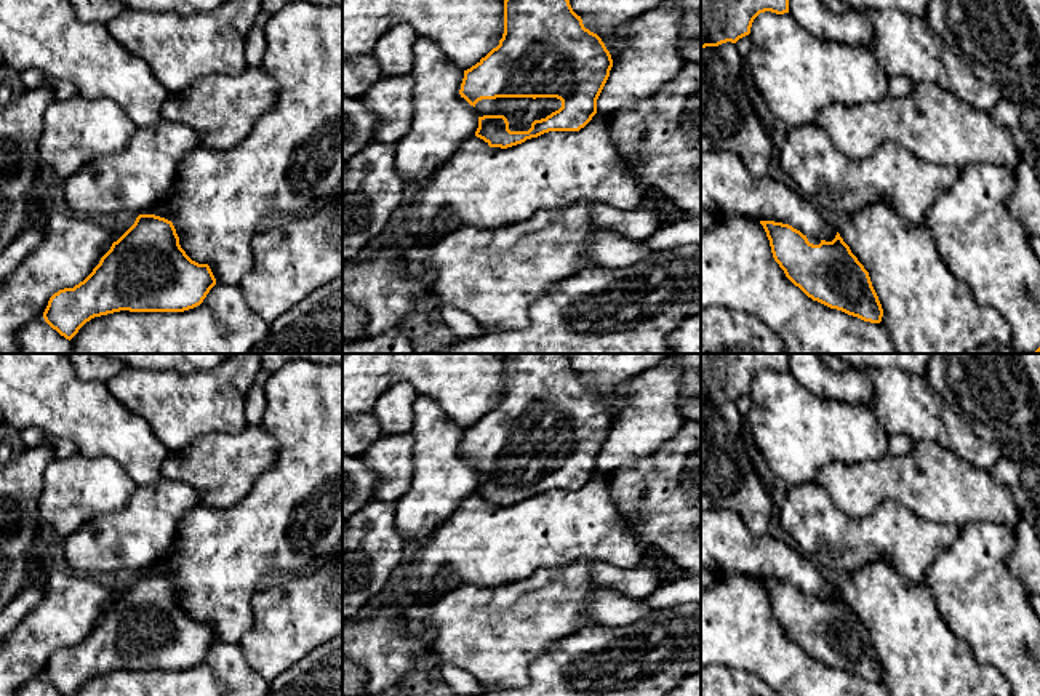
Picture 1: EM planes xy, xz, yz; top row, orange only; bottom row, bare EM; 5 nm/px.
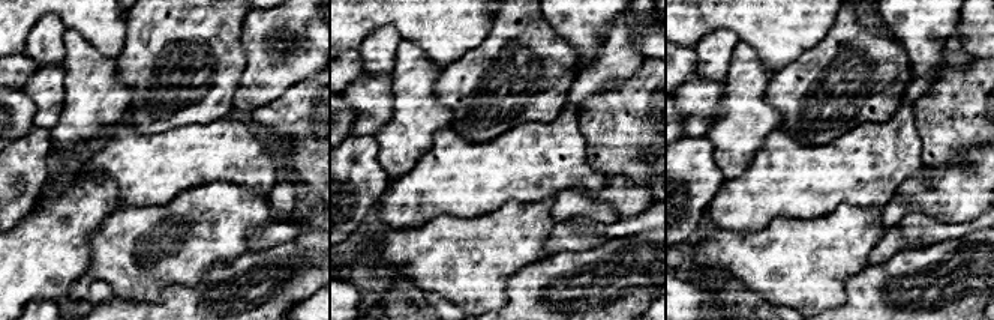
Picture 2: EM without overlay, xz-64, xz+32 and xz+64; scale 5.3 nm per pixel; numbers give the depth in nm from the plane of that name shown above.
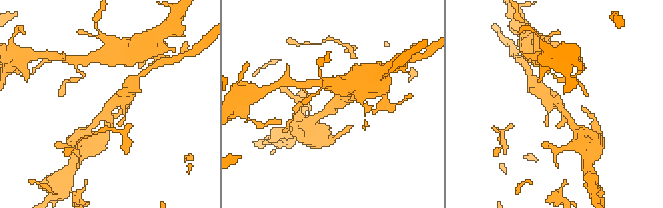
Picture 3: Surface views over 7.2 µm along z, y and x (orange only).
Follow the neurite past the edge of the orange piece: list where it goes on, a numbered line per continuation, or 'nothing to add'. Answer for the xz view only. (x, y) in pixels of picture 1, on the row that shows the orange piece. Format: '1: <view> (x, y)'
1: xz (520, 112)

